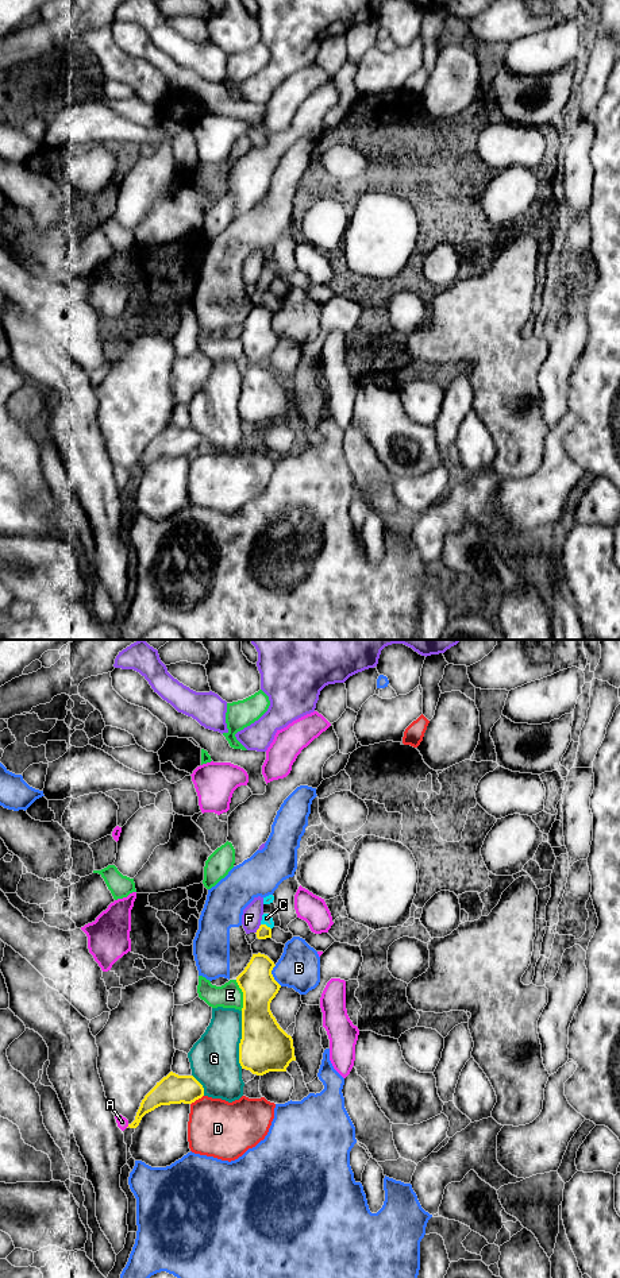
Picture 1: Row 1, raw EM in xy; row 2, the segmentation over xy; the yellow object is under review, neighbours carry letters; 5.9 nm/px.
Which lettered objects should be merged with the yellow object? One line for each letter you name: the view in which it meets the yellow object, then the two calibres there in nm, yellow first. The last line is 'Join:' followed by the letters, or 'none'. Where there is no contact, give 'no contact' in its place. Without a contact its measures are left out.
C: contact in xy; calibres 80 and 60 nm
Join: C

